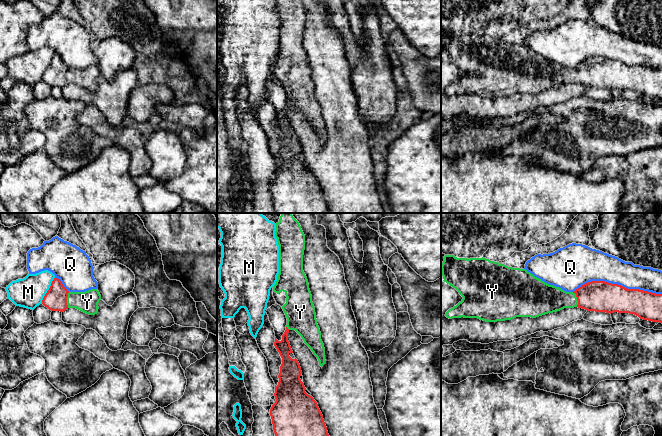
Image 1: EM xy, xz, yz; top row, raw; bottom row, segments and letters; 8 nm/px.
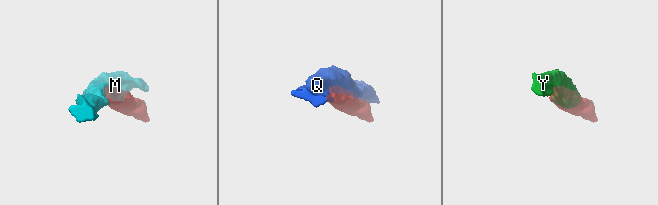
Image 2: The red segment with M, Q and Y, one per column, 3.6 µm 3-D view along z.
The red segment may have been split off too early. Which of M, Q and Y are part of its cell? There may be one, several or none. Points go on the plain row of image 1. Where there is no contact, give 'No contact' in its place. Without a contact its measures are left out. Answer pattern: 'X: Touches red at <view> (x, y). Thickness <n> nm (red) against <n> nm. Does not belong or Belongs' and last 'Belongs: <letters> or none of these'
M: Touches red at xy (48, 66). Thickness 180 nm (red) against 240 nm. Does not belong
Q: Touches red at yz (617, 60). Thickness 260 nm (red) against 260 nm. Does not belong
Y: Touches red at xy (66, 76). Thickness 180 nm (red) against 170 nm. Belongs
Belongs: Y

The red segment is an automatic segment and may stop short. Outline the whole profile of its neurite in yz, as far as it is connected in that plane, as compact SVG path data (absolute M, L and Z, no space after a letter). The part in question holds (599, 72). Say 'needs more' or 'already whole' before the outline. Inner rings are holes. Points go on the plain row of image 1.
needs more; M445 31L441 40L443 57L455 64L463 73L462 77L449 85L445 92L452 94L478 94L486 98L511 96L516 93L536 94L548 89L560 87L564 84L582 84L587 87L606 89L629 89L640 95L662 99L662 70L655 70L639 65L627 65L618 60L605 57L588 58L574 68L566 68L559 63L549 61L535 53L526 45L512 44L486 34L457 34L454 31Z

